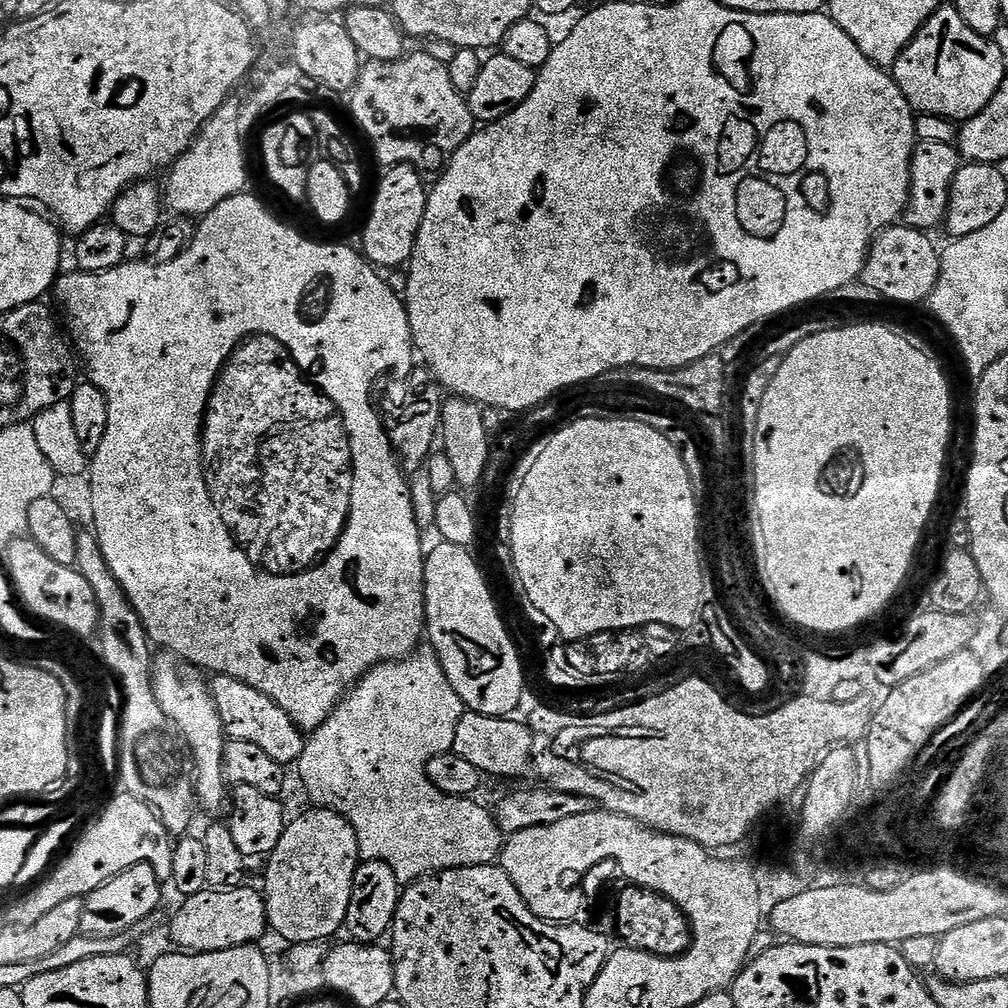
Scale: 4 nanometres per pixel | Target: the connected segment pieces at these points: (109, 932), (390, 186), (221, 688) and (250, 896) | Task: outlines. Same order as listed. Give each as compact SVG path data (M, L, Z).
M139 864L130 866L130 870L122 870L122 874L110 878L102 886L98 886L98 890L83 897L81 933L98 938L112 938L125 936L139 929L140 923L149 919L153 915L151 912L159 906L160 888L162 882L158 874L154 874L154 866Z
M394 164L380 180L376 188L376 197L372 200L372 209L368 212L368 221L364 224L364 248L362 255L369 265L380 270L400 270L412 259L412 251L422 226L426 210L429 189L424 188L421 169L413 164Z
M216 674L211 679L210 689L214 705L228 740L251 742L253 746L259 746L269 758L274 758L274 762L285 766L295 765L299 761L304 749L305 733L301 732L290 714L286 714L286 710L278 706L278 702L266 698L266 694L254 690L254 686L246 686L229 676Z
M249 886L225 892L205 890L187 897L172 916L172 940L177 949L188 954L230 950L243 944L255 945L269 931L264 897Z

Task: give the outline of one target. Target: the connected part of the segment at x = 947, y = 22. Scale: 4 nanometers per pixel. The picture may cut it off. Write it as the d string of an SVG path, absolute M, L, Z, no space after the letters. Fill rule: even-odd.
M941 6L904 47L890 75L917 113L963 122L974 118L994 98L1006 79L1006 66L995 39L974 34L955 6Z

